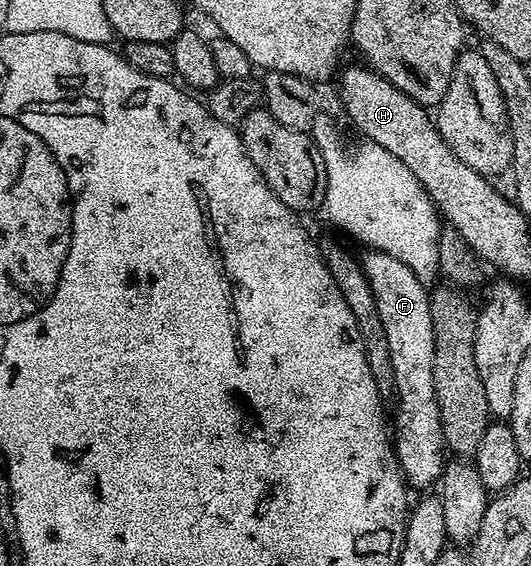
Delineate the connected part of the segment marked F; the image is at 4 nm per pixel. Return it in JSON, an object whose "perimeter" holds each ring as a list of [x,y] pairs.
{"perimeter":[[[376,251],[366,252],[366,257],[360,258],[361,269],[365,272],[367,283],[371,287],[371,295],[375,295],[375,307],[379,307],[379,319],[383,319],[383,331],[387,331],[387,347],[391,351],[391,367],[393,368],[393,387],[395,390],[395,402],[397,401],[397,426],[392,426],[391,441],[394,453],[397,454],[397,468],[401,470],[402,478],[410,490],[423,489],[425,491],[428,485],[436,486],[441,479],[441,470],[447,464],[447,453],[445,447],[445,436],[441,430],[441,420],[439,419],[439,403],[435,399],[435,375],[433,374],[433,352],[435,351],[435,339],[433,338],[433,328],[431,327],[431,307],[429,306],[430,290],[426,282],[418,279],[415,271],[407,267],[407,263],[399,263],[399,259],[394,259],[392,255],[378,253]]]}

